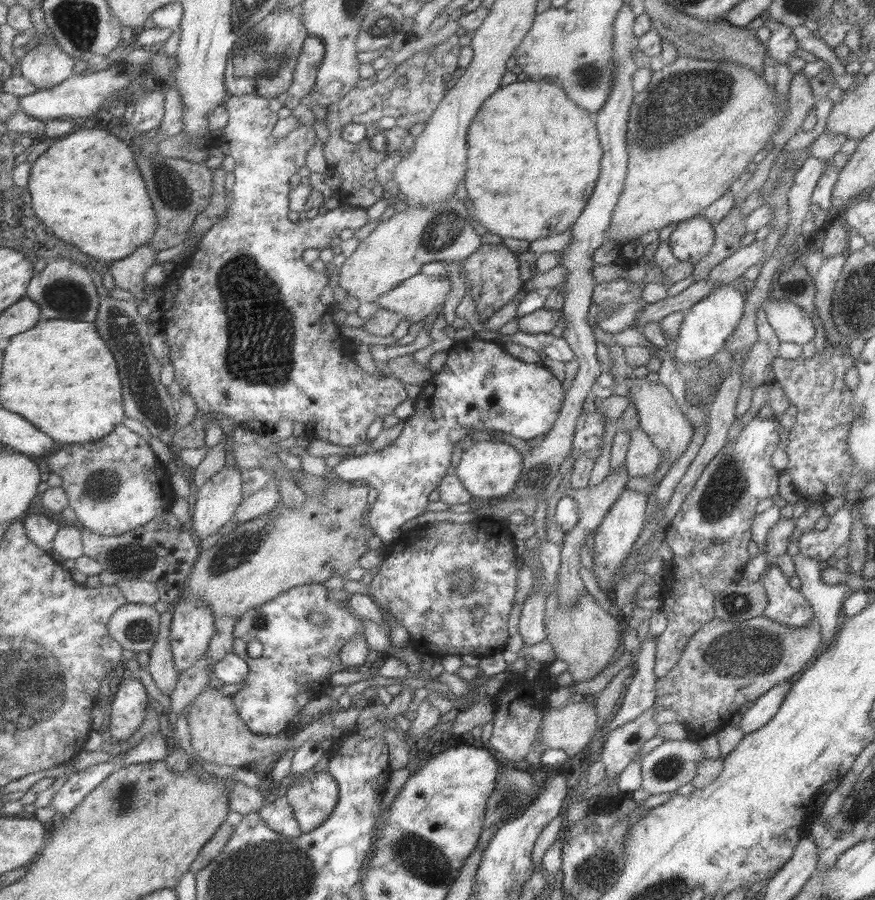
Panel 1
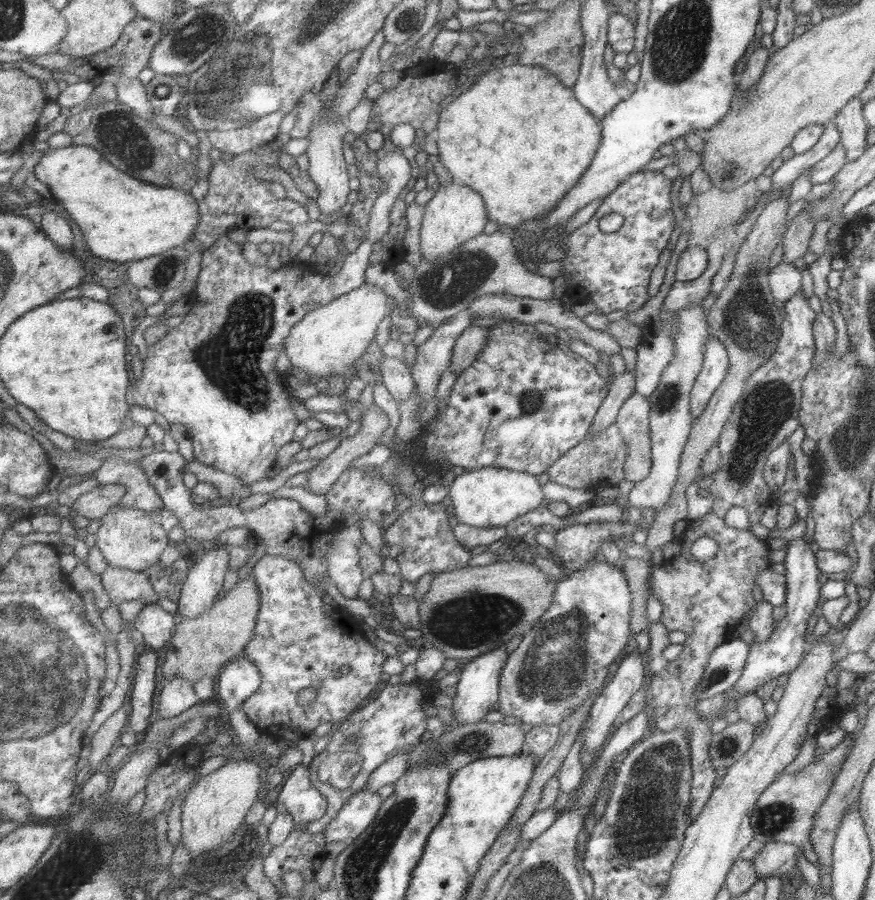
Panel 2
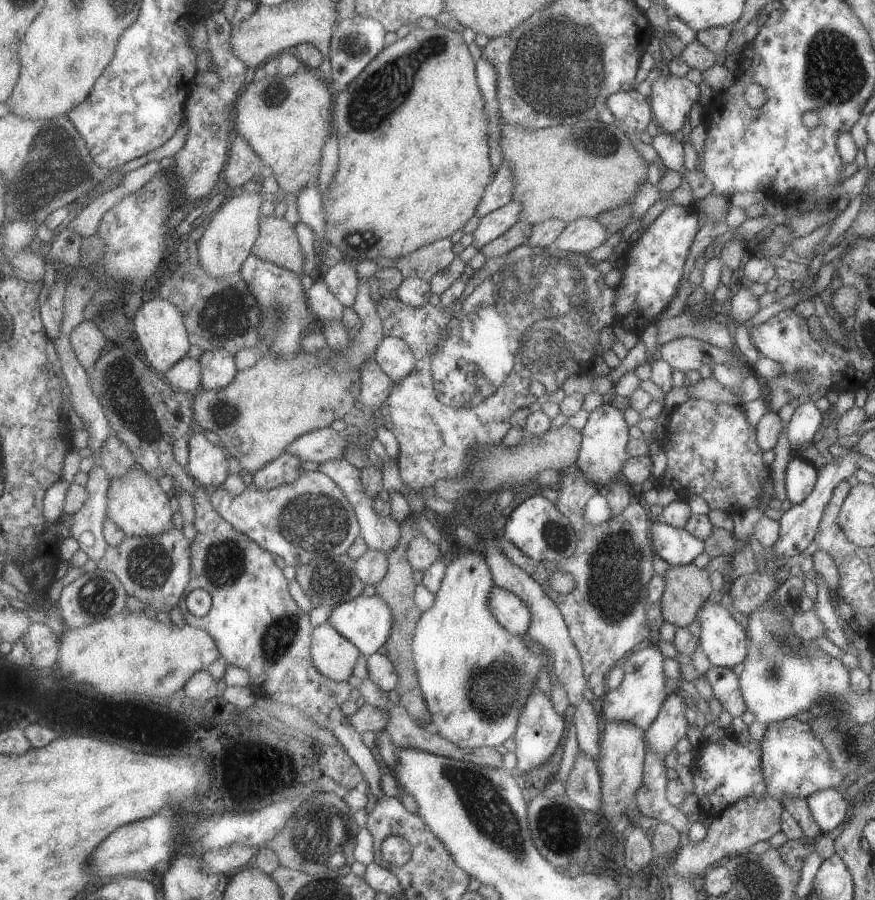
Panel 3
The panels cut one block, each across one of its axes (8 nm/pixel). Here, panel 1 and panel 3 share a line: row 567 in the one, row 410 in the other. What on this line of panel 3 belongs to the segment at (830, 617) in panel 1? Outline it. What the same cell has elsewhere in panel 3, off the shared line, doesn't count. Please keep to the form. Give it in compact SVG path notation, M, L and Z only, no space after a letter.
M811 401L800 403L794 409L793 415L787 426L785 426L785 434L789 440L789 448L794 455L794 451L803 444L813 439L813 435L817 432L817 428L821 426L821 413L815 404Z

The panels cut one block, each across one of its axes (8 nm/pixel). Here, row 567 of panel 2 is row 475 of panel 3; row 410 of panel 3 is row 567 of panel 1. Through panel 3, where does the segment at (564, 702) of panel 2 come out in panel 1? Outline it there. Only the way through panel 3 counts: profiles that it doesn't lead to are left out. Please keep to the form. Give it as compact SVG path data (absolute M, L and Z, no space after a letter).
M624 487L617 497L617 500L611 505L608 513L603 517L601 524L594 530L593 552L591 552L592 572L594 572L594 578L596 579L598 587L608 595L608 597L611 597L609 592L613 590L613 584L611 584L613 574L619 570L623 558L629 554L631 546L633 546L635 540L637 540L637 534L639 534L641 528L643 528L643 521L647 519L645 516L646 499L647 496L642 494L642 492L633 492Z

